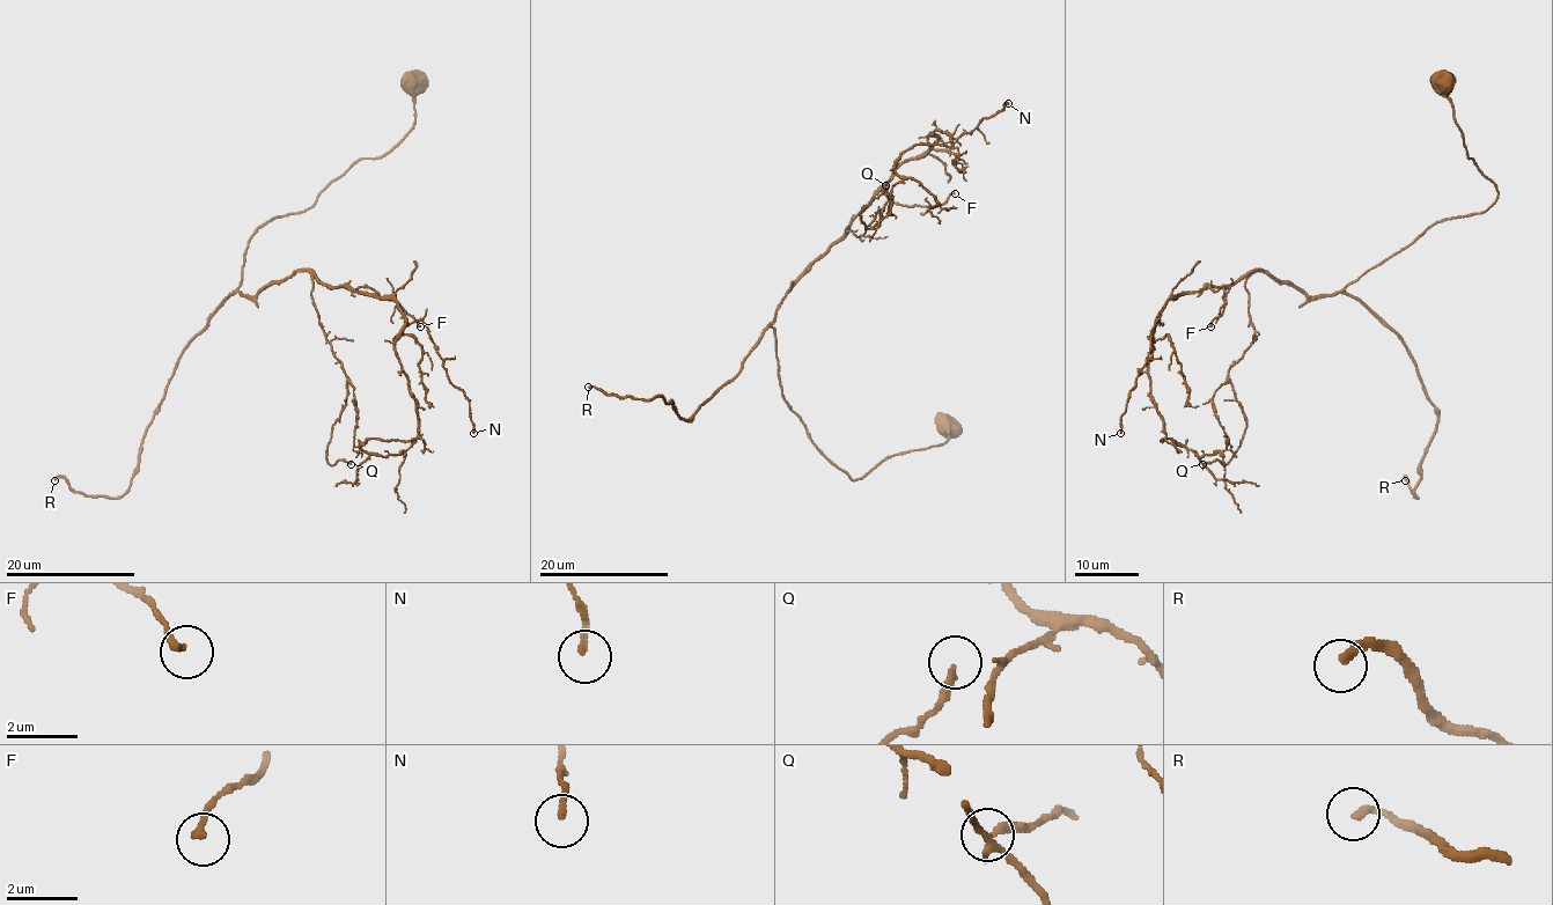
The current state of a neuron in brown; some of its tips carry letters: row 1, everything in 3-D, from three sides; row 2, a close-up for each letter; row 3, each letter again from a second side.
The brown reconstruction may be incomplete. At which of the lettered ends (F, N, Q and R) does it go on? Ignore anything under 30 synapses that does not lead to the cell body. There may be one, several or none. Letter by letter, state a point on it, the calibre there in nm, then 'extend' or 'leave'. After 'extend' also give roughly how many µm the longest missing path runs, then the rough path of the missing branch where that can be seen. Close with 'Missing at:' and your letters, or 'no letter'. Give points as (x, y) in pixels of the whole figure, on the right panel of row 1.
F: at (1211, 326); 190 nm thick; leave
N: at (1120, 433); 180 nm thick; leave
Q: at (1202, 464); 170 nm thick; leave
R: at (1405, 480); 240 nm thick; extend; about 160 µm are missing
Missing at: R

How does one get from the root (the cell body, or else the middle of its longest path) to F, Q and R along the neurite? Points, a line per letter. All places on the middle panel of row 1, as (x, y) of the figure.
F: (948, 427), (943, 443), (853, 480), (785, 399), (772, 322), (878, 191), (930, 207), (955, 193)
Q: (948, 427), (853, 480), (782, 394), (777, 306), (846, 227), (881, 219), (861, 211), (885, 185)
R: (948, 427), (943, 443), (887, 456), (853, 480), (785, 399), (771, 328), (689, 419), (661, 396), (588, 387)

